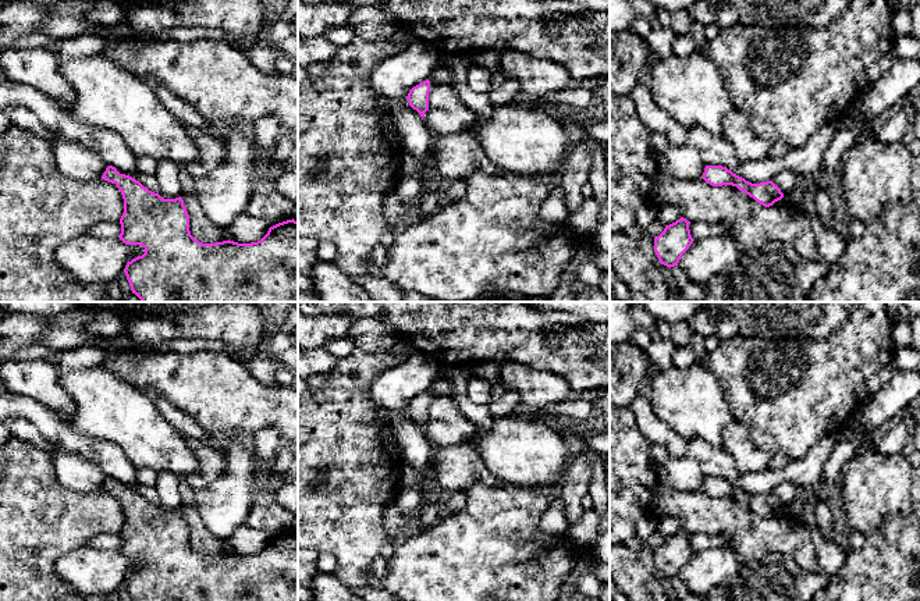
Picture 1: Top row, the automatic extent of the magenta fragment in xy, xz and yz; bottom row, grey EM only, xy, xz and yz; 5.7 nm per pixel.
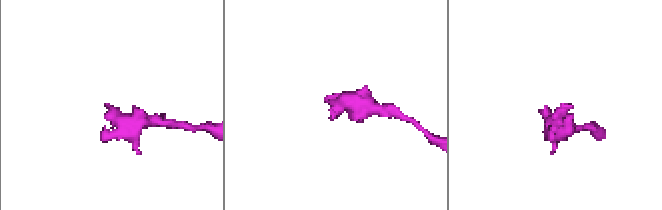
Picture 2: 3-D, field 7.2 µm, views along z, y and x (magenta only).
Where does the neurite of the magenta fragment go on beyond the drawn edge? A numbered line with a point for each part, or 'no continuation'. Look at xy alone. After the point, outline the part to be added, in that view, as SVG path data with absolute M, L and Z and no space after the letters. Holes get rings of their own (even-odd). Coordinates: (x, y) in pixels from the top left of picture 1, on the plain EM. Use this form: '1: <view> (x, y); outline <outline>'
no continuation

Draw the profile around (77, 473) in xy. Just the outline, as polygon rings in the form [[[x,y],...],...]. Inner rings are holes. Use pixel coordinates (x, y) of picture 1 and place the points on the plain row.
[[[54,445],[51,459],[58,483],[72,492],[102,491],[109,479],[96,462],[60,447]]]

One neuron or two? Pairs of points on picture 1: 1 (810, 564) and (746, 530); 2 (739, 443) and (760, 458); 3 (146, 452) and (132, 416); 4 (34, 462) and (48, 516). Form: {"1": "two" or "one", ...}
{"1": "one", "2": "one", "3": "one", "4": "one"}

